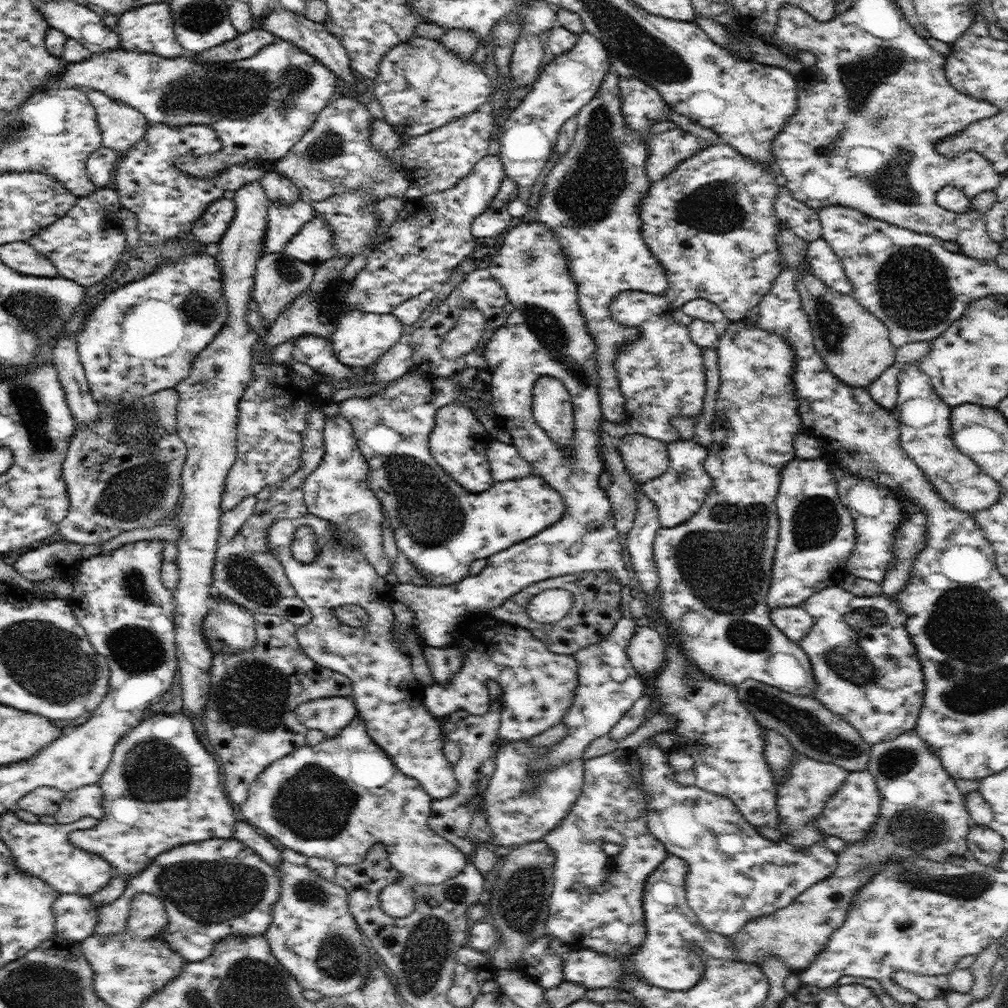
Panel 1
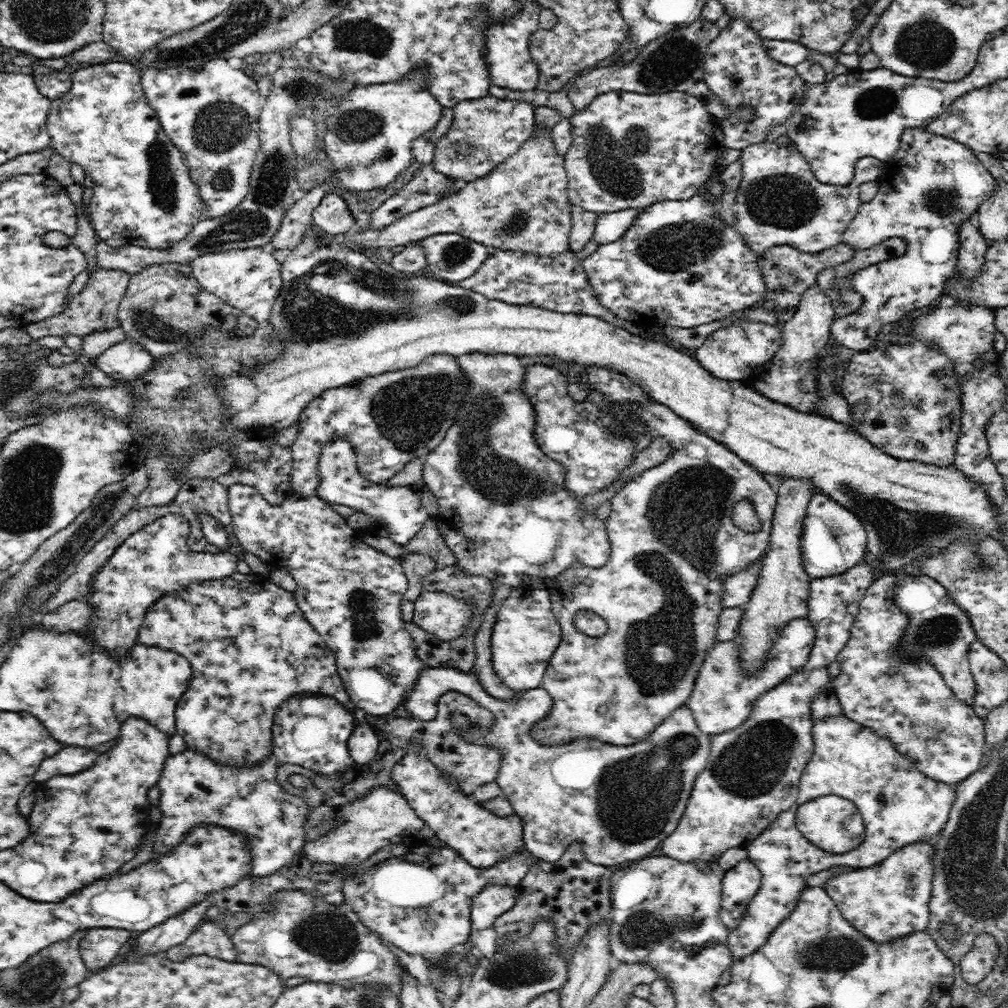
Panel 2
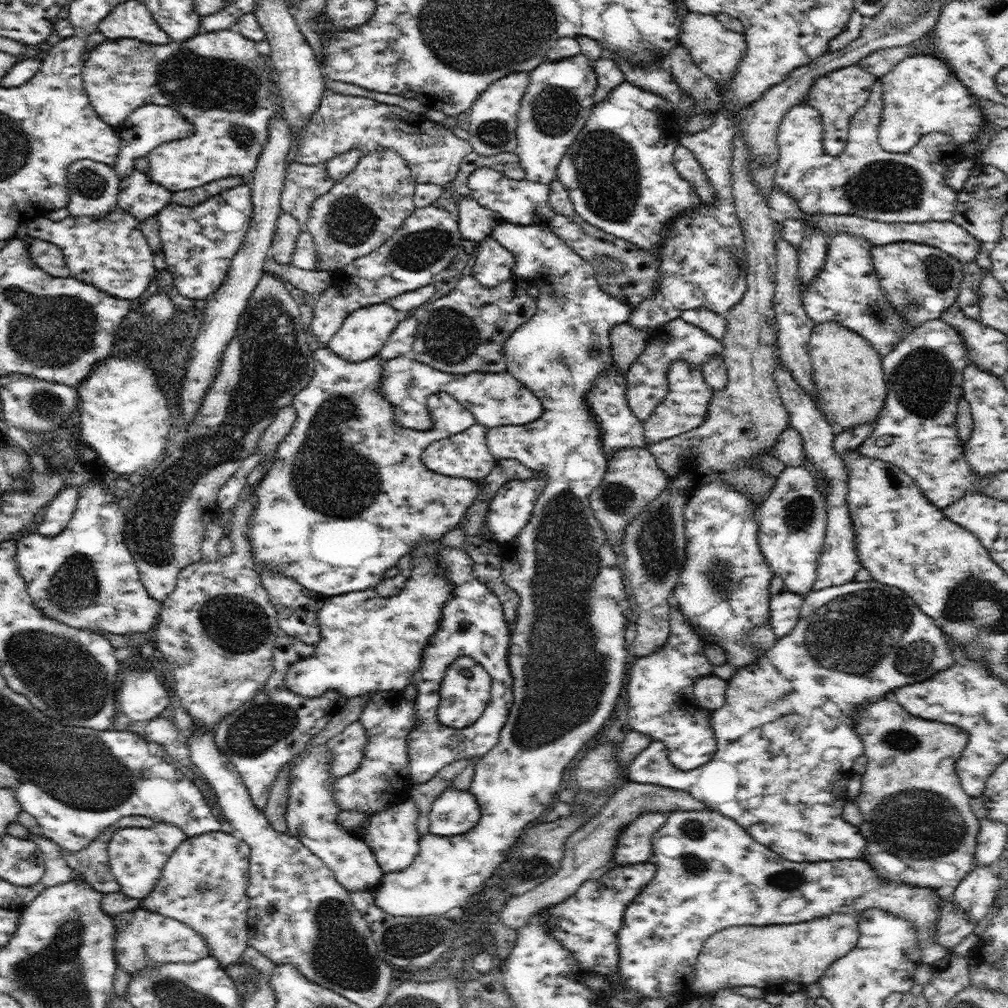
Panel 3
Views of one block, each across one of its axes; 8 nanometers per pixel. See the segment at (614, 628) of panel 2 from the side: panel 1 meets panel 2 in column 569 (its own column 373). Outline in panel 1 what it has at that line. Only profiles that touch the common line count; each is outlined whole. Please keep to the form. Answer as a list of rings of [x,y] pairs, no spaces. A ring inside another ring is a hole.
[[[308,512],[300,518],[284,518],[284,520],[274,522],[268,532],[268,547],[272,555],[280,559],[286,576],[293,584],[294,591],[306,607],[310,608],[312,614],[310,623],[297,630],[297,639],[302,651],[323,668],[343,674],[350,679],[351,698],[355,701],[357,714],[364,720],[367,734],[383,749],[391,765],[400,769],[406,776],[416,779],[433,800],[454,796],[458,790],[458,781],[454,777],[453,764],[448,762],[443,753],[446,739],[441,732],[440,720],[433,716],[424,704],[425,686],[416,680],[412,672],[410,655],[406,650],[399,648],[400,642],[394,640],[392,630],[395,619],[391,608],[394,602],[392,585],[374,570],[372,564],[364,558],[364,554],[358,548],[346,546],[342,540],[338,540],[334,522],[322,520]],[[302,526],[312,528],[316,536],[316,544],[318,544],[318,557],[308,563],[298,561],[292,556],[291,551],[294,534]],[[350,605],[362,608],[369,617],[369,624],[363,632],[349,631],[335,617],[337,609]]]

